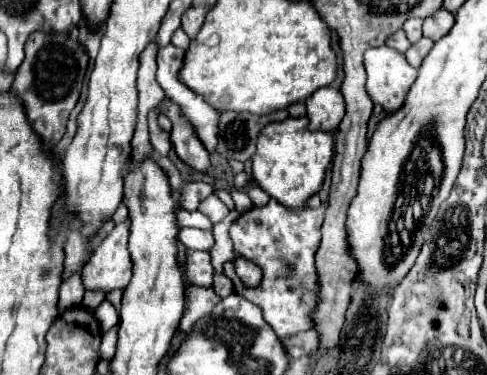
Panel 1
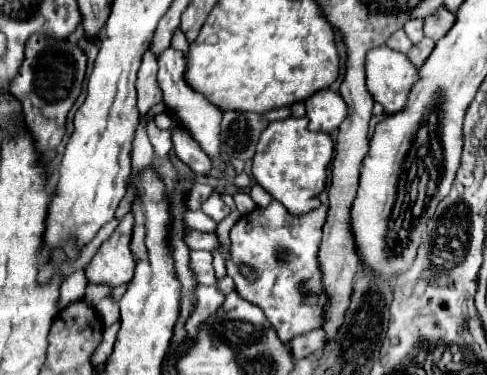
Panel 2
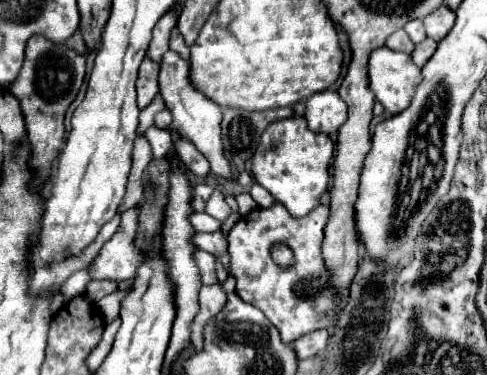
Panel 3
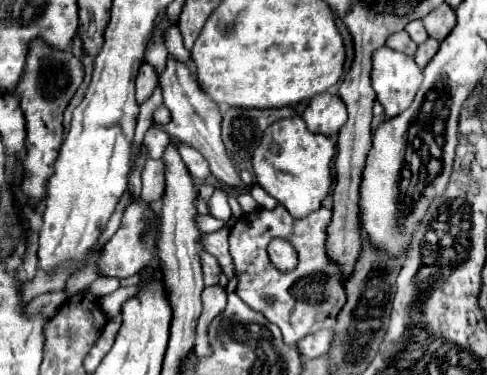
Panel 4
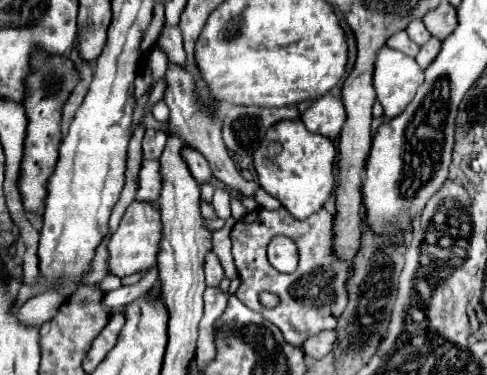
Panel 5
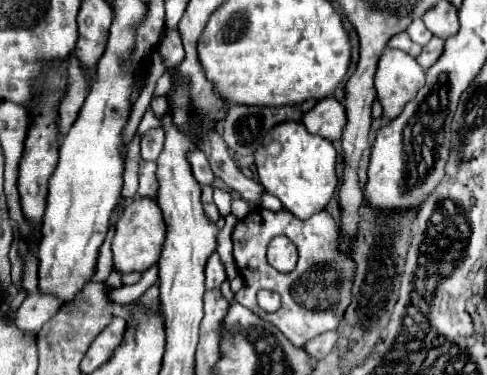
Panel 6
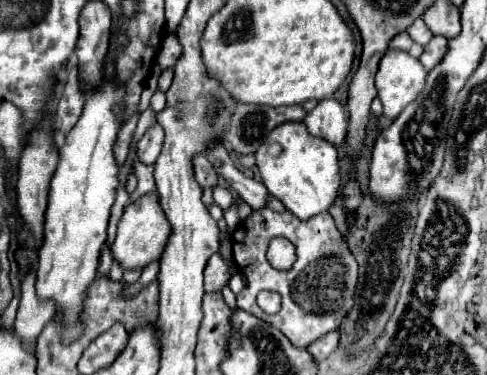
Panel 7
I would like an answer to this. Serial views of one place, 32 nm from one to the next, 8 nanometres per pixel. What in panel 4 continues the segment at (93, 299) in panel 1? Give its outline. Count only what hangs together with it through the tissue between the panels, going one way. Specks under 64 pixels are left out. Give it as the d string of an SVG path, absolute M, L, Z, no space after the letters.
M102 277L95 280L89 290L99 299L107 294L110 294L120 287L120 280L117 278Z

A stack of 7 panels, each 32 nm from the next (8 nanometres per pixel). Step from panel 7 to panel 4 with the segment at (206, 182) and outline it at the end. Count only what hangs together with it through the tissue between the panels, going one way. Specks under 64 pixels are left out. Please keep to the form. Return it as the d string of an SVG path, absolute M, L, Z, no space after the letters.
M180 142L178 144L178 154L182 156L186 168L190 170L192 176L196 176L198 180L206 180L210 176L210 168L208 168L208 162L204 160L204 156L200 152L196 152L190 144L184 144Z

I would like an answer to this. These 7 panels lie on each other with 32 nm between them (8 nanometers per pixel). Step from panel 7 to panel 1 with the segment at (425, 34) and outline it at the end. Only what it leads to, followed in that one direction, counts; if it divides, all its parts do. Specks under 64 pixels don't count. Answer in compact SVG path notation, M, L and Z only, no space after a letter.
M410 18L404 22L404 28L402 28L408 36L408 40L414 44L416 40L422 38L422 20L420 18Z

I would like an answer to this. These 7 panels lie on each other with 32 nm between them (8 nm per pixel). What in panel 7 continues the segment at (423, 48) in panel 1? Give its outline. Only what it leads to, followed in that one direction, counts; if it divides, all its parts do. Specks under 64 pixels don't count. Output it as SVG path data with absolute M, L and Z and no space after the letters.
M434 36L426 46L424 46L424 54L420 56L420 62L422 62L422 66L426 68L426 70L432 70L442 58L444 58L444 54L446 54L446 38L442 38L442 36Z

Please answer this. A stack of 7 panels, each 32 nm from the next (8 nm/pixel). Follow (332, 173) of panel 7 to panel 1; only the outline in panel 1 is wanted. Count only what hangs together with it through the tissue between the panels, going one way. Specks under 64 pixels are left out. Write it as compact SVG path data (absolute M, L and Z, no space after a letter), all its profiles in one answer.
M286 118L282 122L272 122L262 128L258 136L258 148L252 156L252 178L254 182L272 198L282 202L288 208L304 208L308 198L316 194L324 182L326 166L332 162L334 156L334 138L328 132L312 132L308 130L308 118Z

